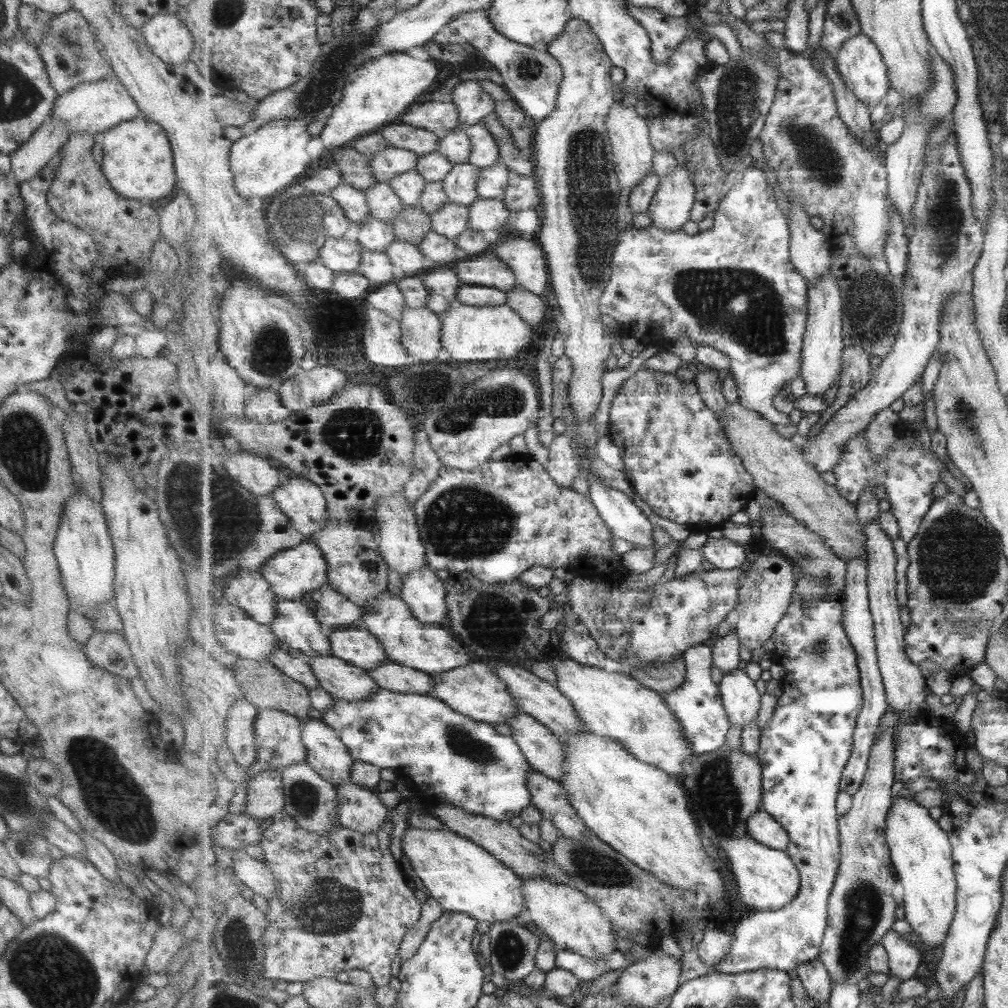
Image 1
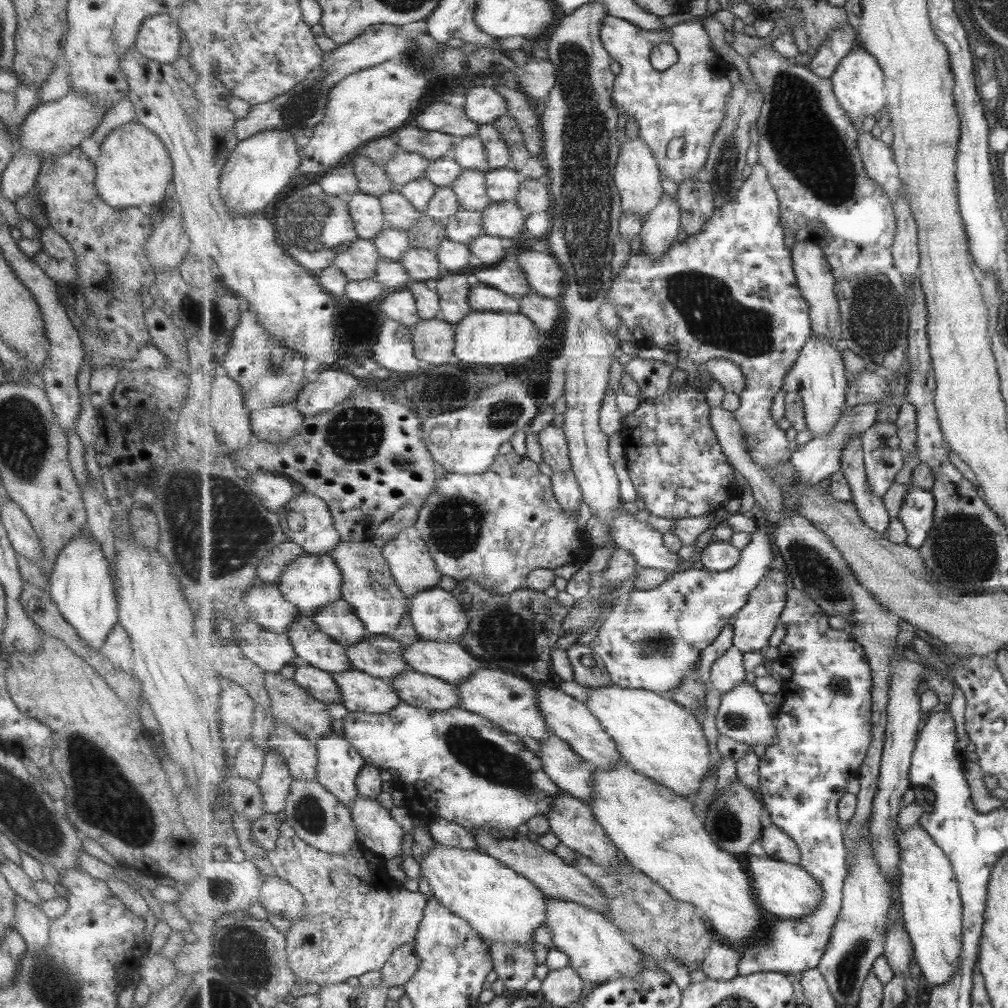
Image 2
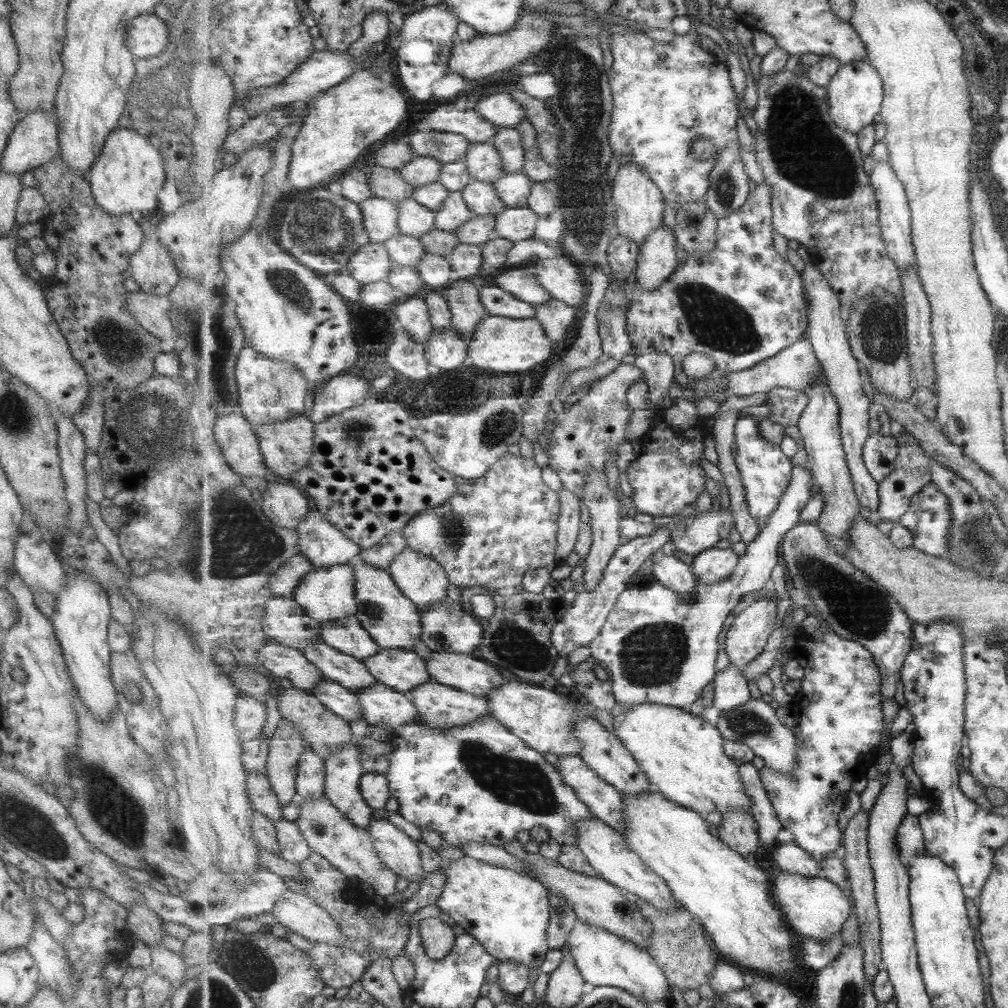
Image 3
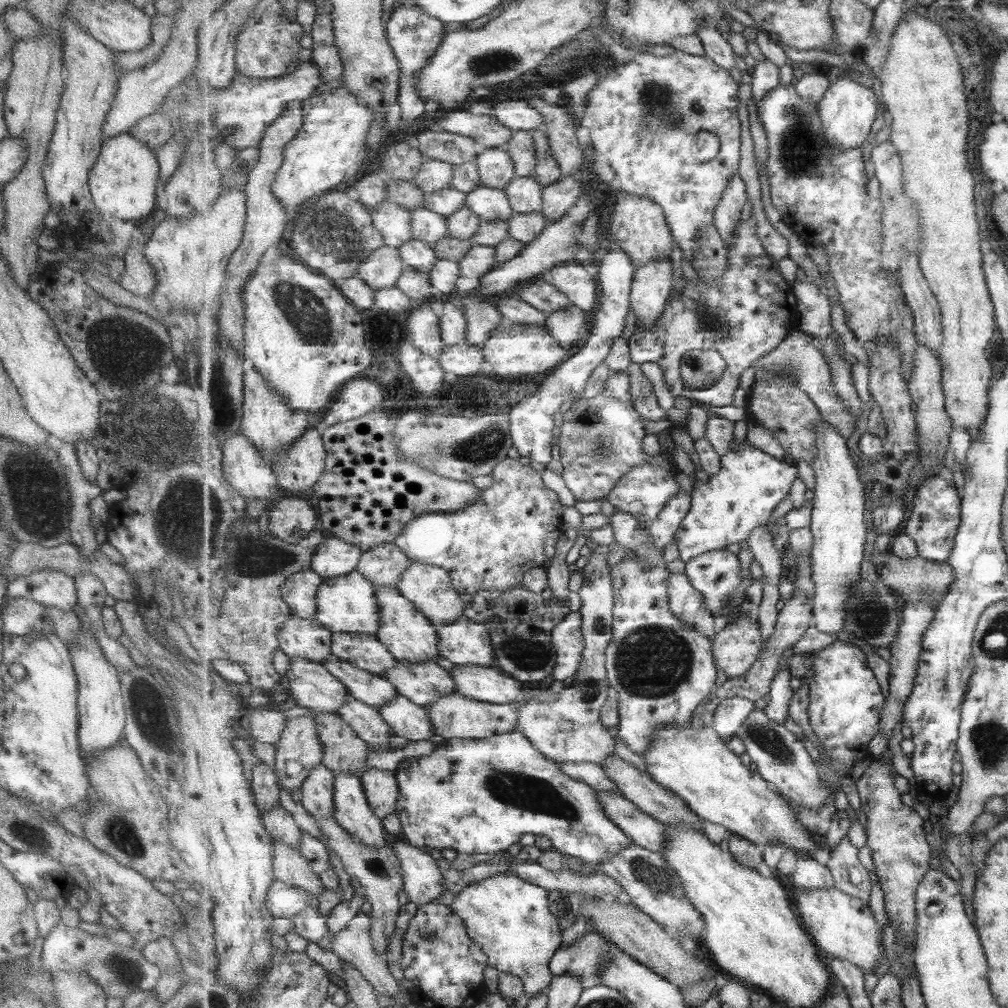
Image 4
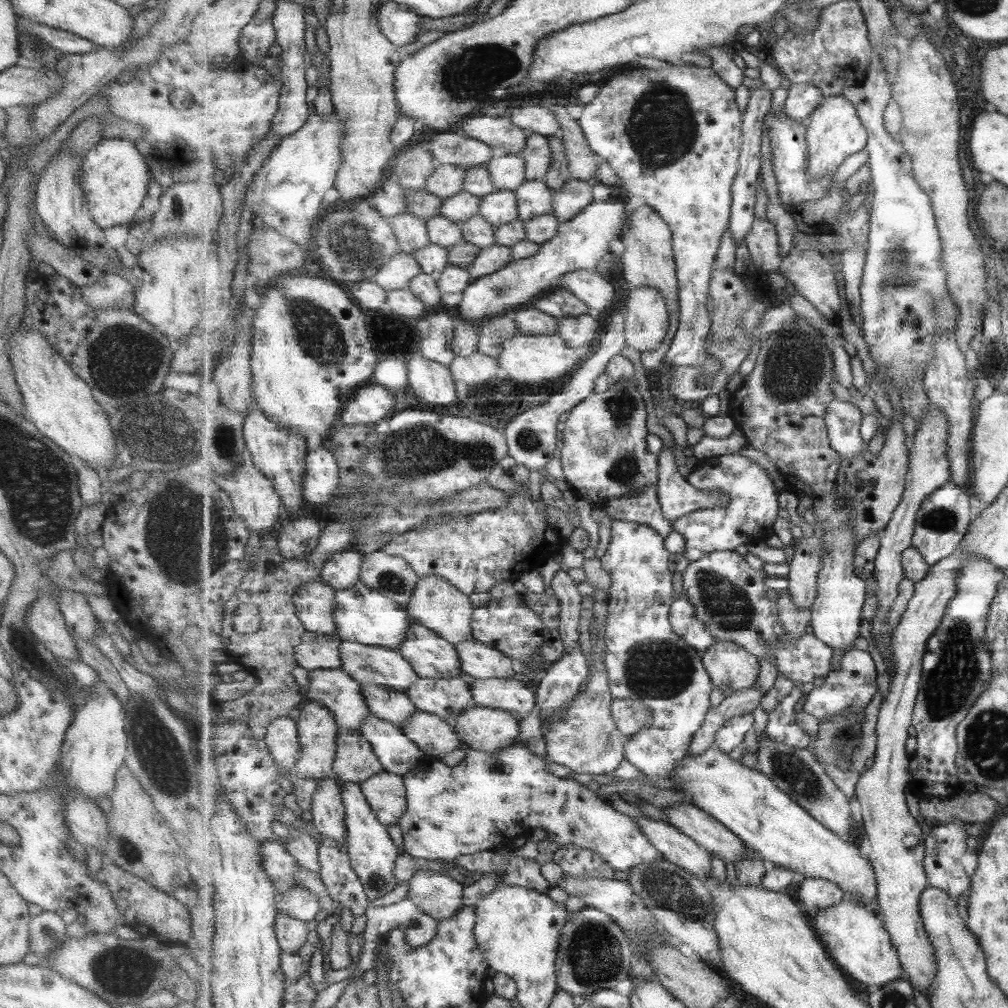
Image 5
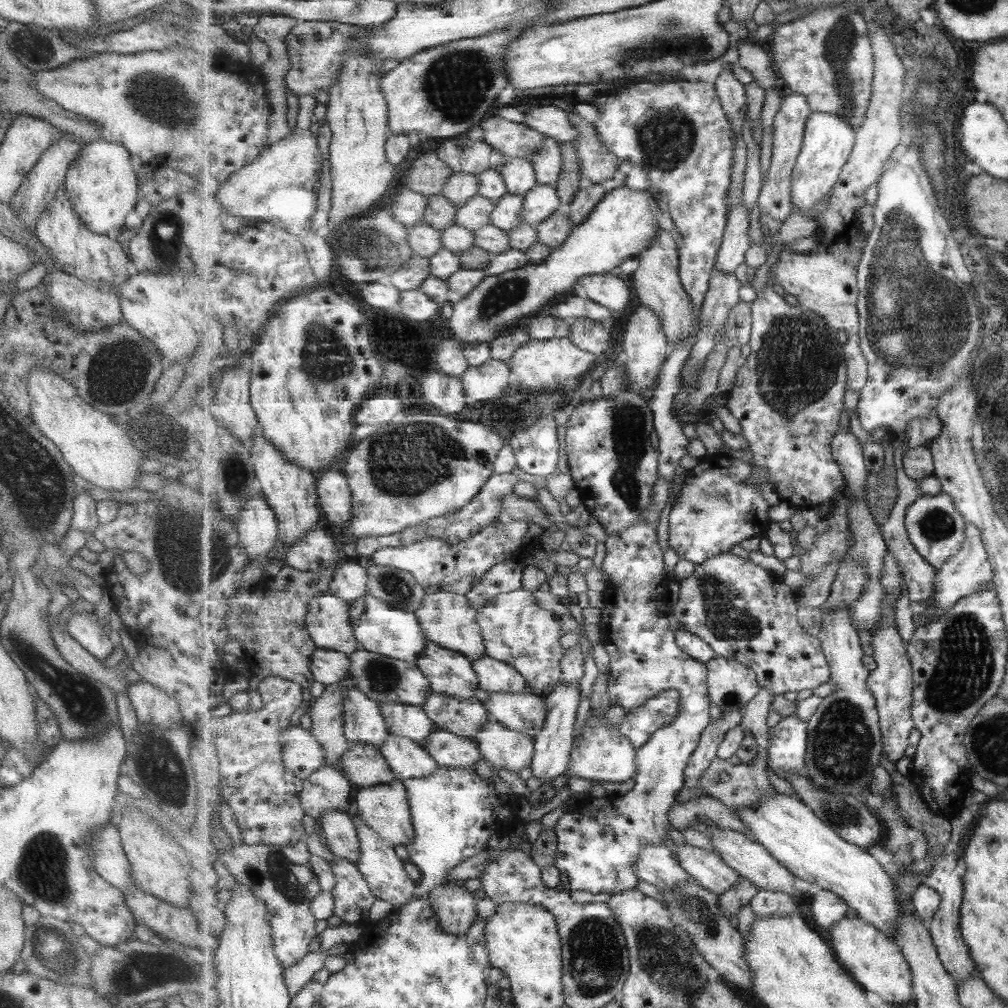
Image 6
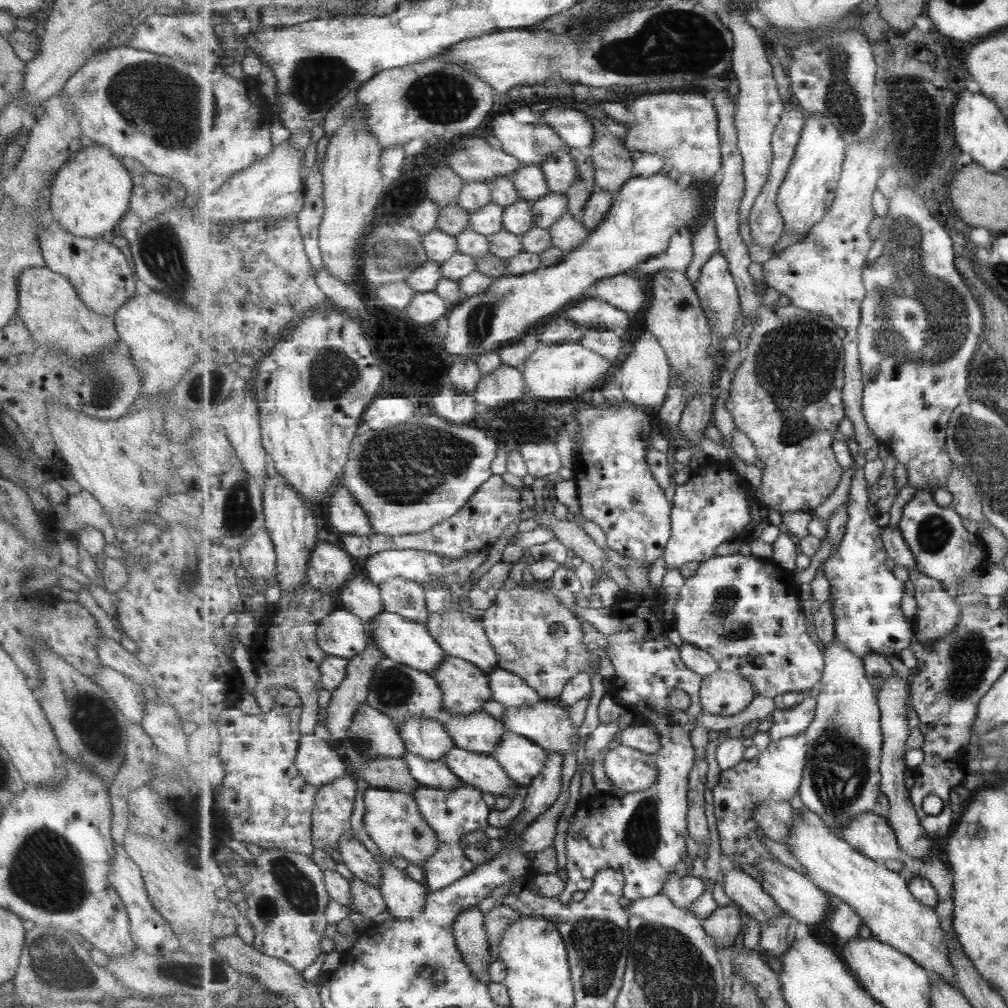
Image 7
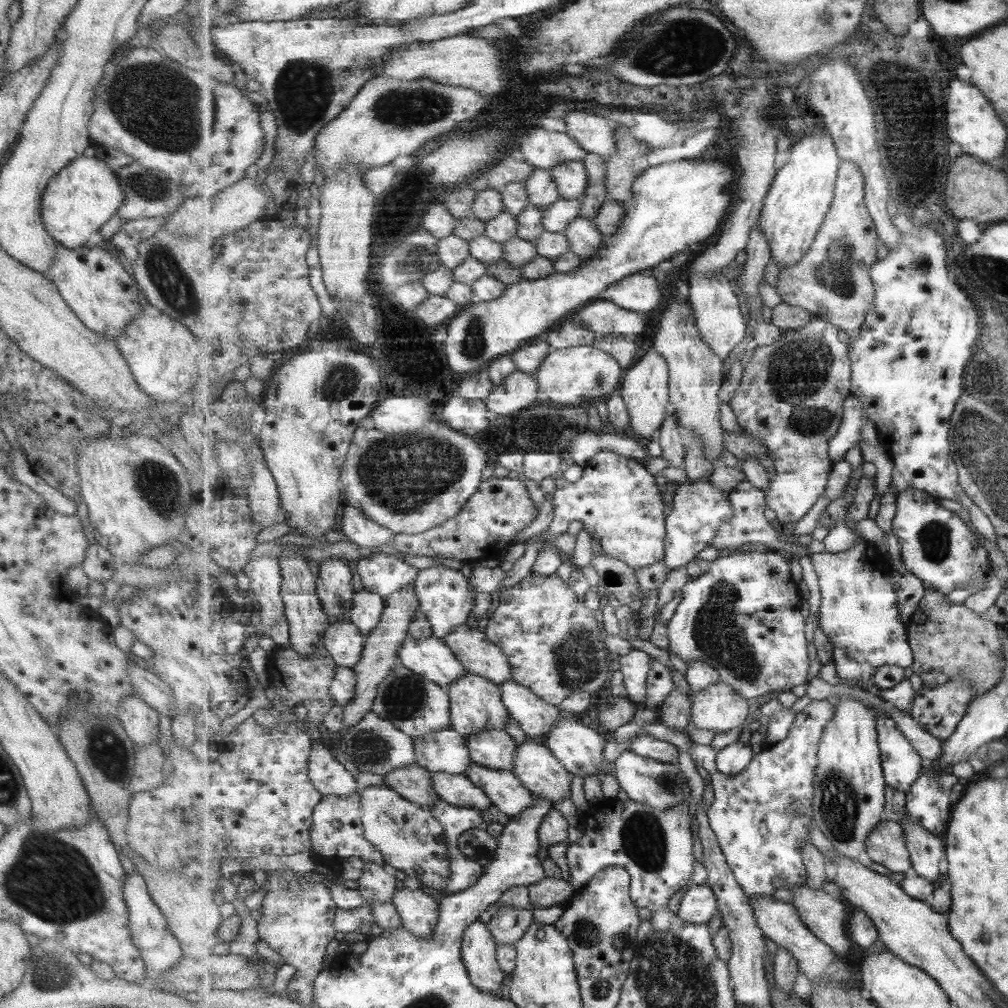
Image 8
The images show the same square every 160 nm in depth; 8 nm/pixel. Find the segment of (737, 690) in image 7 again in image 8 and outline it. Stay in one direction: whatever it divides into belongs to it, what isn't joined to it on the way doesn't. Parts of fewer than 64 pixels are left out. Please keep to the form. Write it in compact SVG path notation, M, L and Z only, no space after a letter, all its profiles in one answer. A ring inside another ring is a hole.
M723 682L705 690L691 692L690 726L711 730L714 734L729 732L743 726L749 718L752 700L741 696L735 688Z

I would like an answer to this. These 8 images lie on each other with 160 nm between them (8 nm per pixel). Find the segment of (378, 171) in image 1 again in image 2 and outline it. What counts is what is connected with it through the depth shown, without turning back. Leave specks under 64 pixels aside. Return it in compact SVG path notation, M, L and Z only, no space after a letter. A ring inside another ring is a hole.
M399 150L397 156L389 163L384 164L385 172L390 176L393 186L398 189L426 176L430 161L418 153Z

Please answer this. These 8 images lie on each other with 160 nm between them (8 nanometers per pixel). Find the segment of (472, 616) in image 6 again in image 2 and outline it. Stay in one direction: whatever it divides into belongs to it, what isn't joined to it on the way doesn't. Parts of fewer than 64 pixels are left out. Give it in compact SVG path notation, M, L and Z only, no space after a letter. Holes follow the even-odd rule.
M414 526L404 528L396 536L395 540L389 542L382 549L382 552L388 560L389 566L392 569L392 575L396 577L400 589L411 602L418 592L425 592L430 588L439 586L439 582L441 582L444 574L440 571L424 537L421 536L420 529Z

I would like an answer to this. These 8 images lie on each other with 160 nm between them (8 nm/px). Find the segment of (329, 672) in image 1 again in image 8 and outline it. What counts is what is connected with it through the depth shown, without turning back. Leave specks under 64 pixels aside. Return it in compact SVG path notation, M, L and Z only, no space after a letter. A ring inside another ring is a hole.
M472 762L467 776L481 787L494 806L510 819L517 818L536 803L536 796L513 772L495 770Z

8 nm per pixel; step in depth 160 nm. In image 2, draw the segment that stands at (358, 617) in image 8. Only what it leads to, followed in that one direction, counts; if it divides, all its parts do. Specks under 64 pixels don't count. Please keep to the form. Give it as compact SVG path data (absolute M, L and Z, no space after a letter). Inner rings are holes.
M306 490L287 504L279 514L280 523L291 541L303 547L304 552L330 554L342 543L341 533L336 529L332 509L325 500Z

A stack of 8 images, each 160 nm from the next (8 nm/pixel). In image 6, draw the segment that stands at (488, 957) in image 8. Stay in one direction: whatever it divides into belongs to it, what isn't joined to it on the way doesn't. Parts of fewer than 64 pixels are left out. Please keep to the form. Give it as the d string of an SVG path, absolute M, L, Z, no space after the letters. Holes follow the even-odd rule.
M449 882L433 890L426 899L433 905L445 932L465 936L476 926L477 900L464 887Z

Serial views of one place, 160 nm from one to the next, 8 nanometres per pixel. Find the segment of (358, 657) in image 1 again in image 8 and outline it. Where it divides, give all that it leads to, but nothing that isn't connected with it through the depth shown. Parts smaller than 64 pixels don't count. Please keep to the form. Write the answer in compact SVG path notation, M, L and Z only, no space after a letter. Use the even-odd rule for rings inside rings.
M504 730L475 734L467 738L467 748L472 762L495 770L516 771L515 755L518 747L513 736Z

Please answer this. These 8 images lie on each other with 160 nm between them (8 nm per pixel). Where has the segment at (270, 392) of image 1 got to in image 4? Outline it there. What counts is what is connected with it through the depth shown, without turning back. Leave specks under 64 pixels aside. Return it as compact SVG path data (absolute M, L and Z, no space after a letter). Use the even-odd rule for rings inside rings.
M311 424L307 429L289 452L271 462L285 493L311 490L325 472L327 449L322 429L316 424Z

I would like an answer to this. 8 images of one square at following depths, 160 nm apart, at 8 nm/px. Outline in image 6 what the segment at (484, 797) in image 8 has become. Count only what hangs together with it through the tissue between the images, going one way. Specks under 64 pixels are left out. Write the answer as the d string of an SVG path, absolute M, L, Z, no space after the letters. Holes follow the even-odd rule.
M389 735L380 751L401 781L425 778L440 769L440 764L427 750L407 737Z

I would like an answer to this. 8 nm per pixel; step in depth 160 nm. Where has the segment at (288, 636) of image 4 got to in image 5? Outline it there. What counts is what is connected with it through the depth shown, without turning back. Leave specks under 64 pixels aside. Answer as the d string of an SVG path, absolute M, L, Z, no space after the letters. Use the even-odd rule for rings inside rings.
M306 631L296 649L297 662L309 672L342 669L341 646L341 638Z

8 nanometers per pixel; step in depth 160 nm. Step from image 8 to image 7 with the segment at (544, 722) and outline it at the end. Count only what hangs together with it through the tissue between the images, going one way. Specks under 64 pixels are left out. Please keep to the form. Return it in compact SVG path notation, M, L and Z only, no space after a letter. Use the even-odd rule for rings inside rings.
M501 667L497 668L497 671L493 671L488 677L489 686L493 691L492 699L504 705L505 708L533 706L543 701L539 692L527 685L523 678Z

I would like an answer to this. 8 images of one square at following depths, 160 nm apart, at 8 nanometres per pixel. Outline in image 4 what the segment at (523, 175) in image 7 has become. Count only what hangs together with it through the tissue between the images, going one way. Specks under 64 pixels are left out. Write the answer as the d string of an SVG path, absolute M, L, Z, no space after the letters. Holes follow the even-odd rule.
M489 148L479 154L478 164L483 185L493 189L503 189L517 176L515 162L504 148Z

